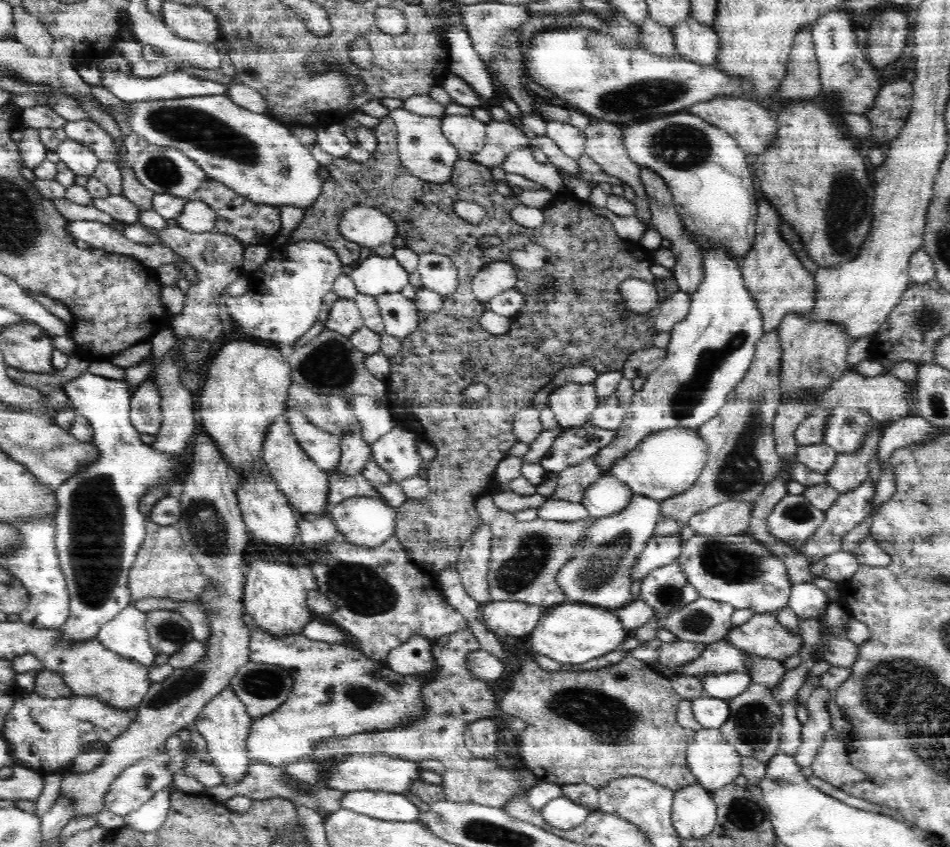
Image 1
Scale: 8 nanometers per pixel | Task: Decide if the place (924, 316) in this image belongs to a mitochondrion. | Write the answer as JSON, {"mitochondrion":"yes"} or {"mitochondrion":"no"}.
{"mitochondrion":"yes"}

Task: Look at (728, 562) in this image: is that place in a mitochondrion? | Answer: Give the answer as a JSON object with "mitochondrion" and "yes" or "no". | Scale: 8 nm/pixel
{"mitochondrion":"yes"}

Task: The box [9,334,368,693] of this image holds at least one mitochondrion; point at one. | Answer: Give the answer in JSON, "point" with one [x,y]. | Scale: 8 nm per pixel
{"point":[97,550]}

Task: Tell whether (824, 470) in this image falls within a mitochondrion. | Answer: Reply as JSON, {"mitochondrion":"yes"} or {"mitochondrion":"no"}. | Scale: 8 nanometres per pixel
{"mitochondrion":"no"}

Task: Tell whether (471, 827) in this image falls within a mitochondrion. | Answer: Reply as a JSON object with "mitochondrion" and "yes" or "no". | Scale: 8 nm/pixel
{"mitochondrion":"yes"}

